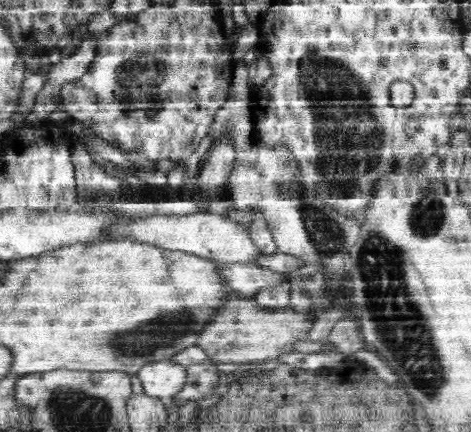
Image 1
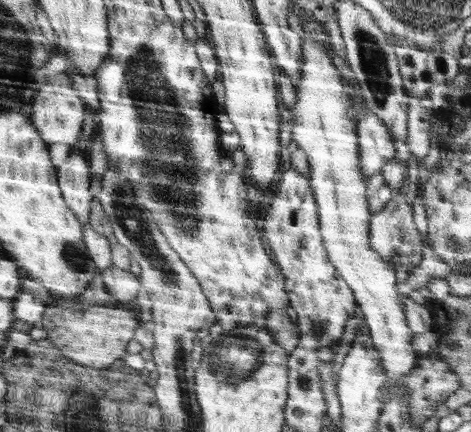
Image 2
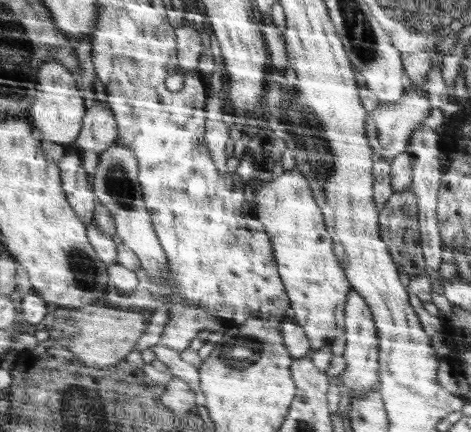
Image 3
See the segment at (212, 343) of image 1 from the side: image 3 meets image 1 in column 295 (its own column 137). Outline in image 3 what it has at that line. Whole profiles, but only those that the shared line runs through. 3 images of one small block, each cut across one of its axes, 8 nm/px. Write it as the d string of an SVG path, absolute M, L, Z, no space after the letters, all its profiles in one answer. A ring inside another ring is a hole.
M87 306L87 308L59 308L55 314L49 314L45 318L45 326L51 332L53 338L61 340L63 346L67 346L71 352L81 358L81 362L89 366L113 366L137 350L139 338L145 334L149 320L145 320L137 310L121 310L113 306Z

